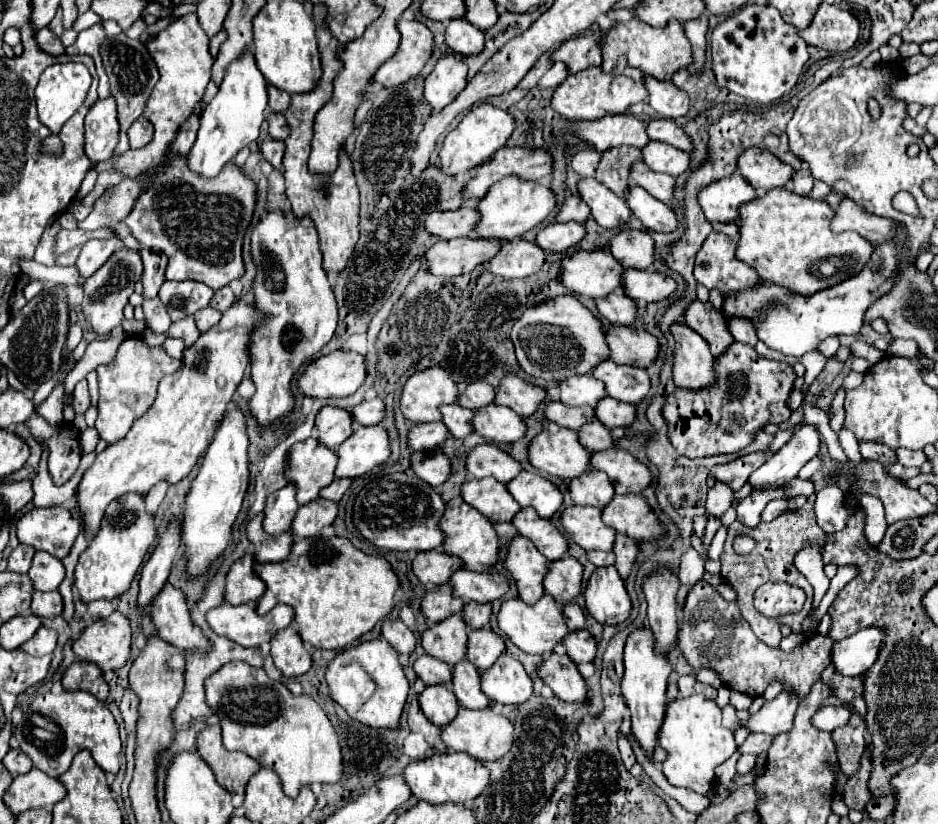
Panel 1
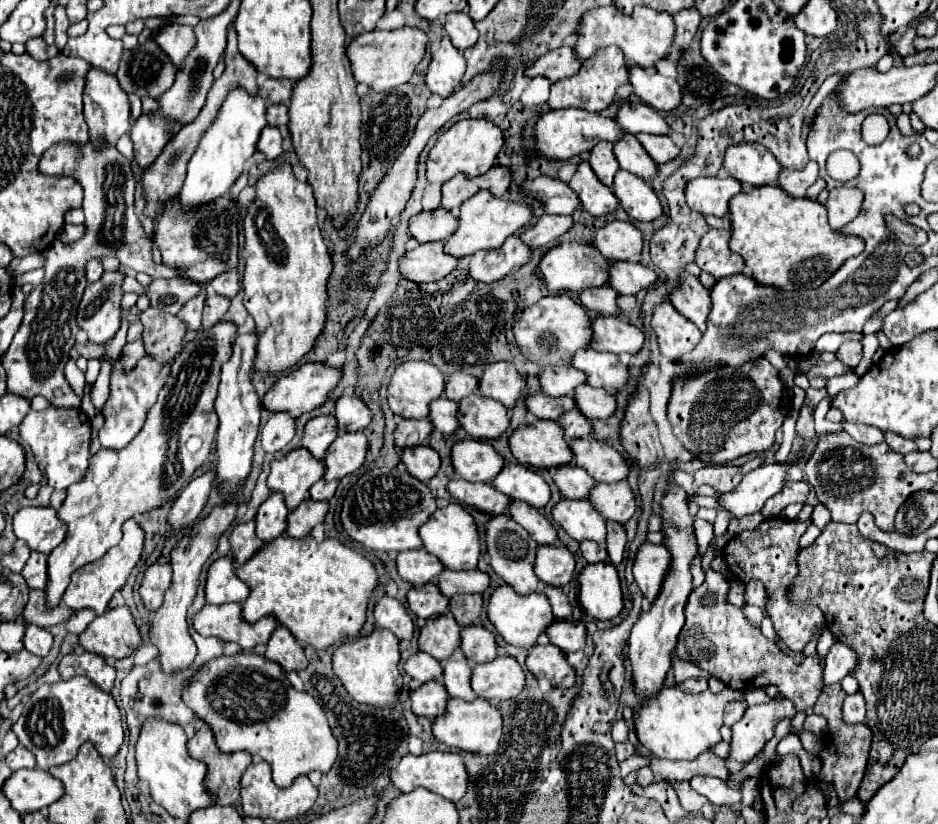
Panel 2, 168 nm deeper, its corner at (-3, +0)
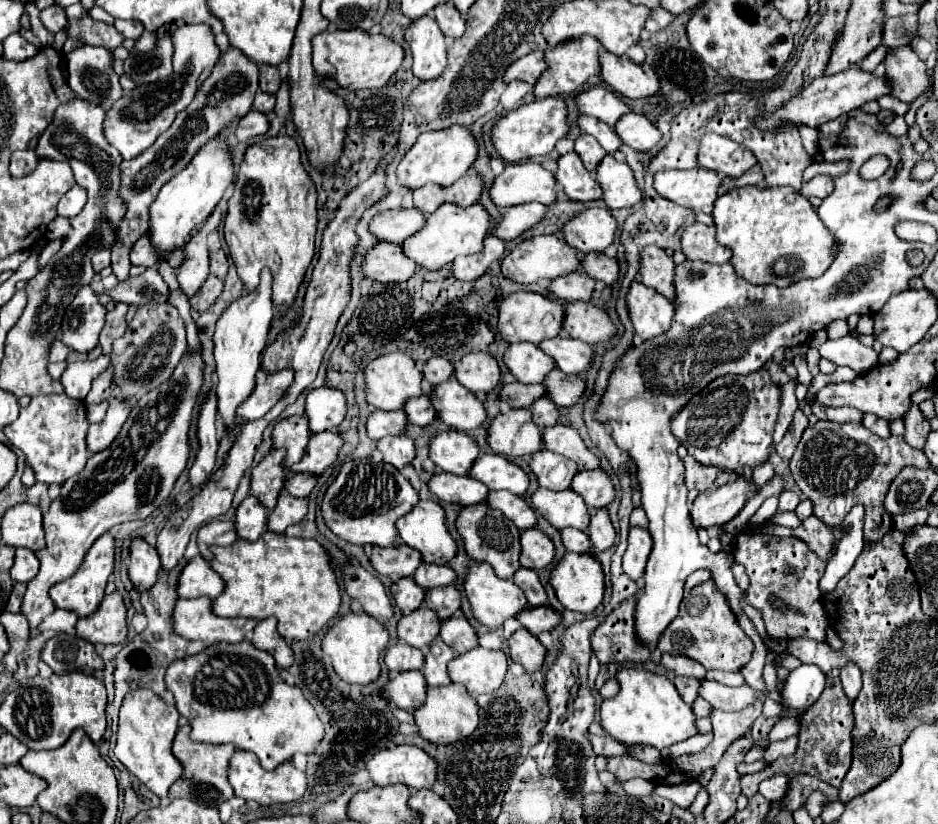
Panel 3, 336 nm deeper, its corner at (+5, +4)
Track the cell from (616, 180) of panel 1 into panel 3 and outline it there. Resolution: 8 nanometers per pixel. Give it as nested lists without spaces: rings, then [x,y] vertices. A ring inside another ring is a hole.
[[[581,134],[577,138],[575,152],[581,156],[581,160],[583,160],[583,164],[585,164],[585,168],[589,172],[595,172],[597,166],[601,164],[601,160],[607,156],[605,150],[601,150],[601,144],[593,136],[589,136],[589,134]]]

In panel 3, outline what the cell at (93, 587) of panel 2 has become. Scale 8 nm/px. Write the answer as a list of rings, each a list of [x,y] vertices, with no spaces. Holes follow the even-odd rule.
[[[105,532],[101,538],[97,538],[97,542],[93,544],[93,550],[89,550],[89,554],[85,556],[85,562],[81,564],[81,570],[77,570],[77,574],[73,578],[67,578],[65,582],[55,584],[49,590],[51,600],[55,602],[57,608],[71,610],[81,618],[93,614],[103,600],[103,590],[107,586],[109,574],[113,572],[113,566],[115,566],[115,536]]]

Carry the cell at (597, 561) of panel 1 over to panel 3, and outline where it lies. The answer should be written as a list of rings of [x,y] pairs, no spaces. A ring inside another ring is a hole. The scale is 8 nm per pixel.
[[[561,530],[561,538],[563,538],[563,544],[567,548],[567,552],[591,552],[591,542],[589,542],[589,536],[581,530]]]

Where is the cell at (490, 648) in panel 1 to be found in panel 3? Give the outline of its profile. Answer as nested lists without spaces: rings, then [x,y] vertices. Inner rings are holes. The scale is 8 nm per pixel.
[[[465,616],[461,618],[447,618],[441,622],[441,632],[439,636],[447,646],[451,646],[457,654],[465,654],[473,650],[477,644],[477,632],[473,626],[467,622]]]

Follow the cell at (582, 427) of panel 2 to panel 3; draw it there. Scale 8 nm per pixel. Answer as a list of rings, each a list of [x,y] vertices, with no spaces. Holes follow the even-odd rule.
[[[539,398],[537,402],[533,402],[531,412],[533,412],[533,422],[539,428],[555,426],[559,422],[559,410],[557,410],[557,406],[549,398]]]

